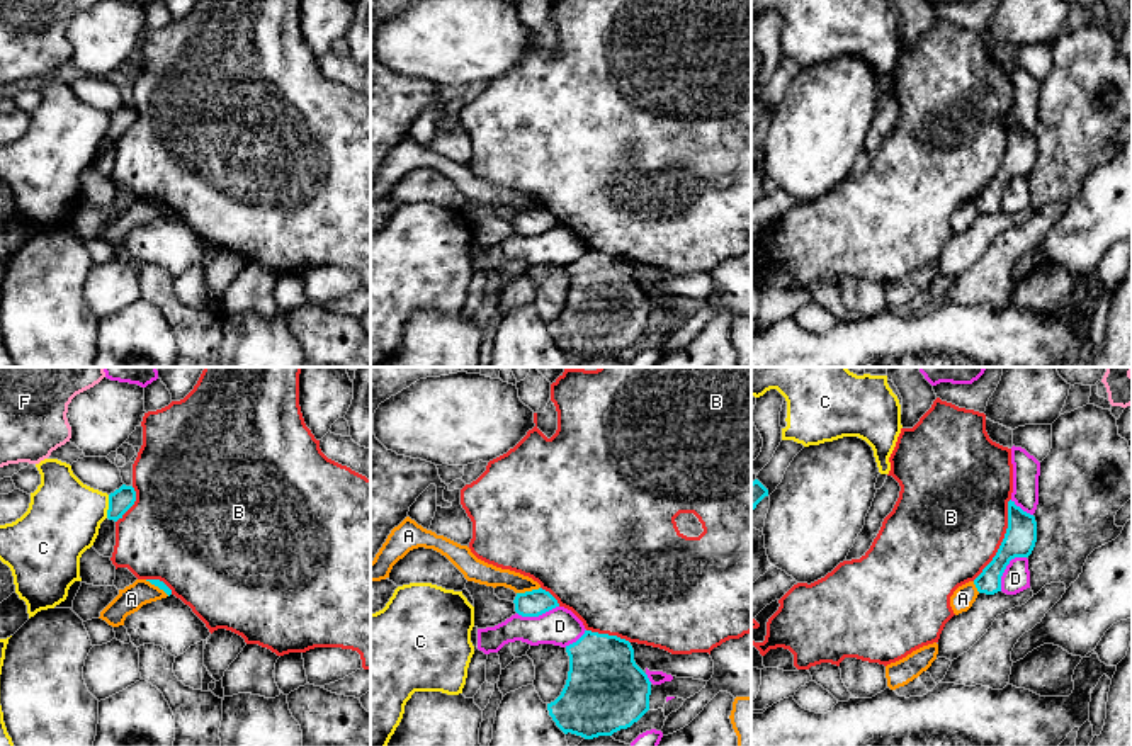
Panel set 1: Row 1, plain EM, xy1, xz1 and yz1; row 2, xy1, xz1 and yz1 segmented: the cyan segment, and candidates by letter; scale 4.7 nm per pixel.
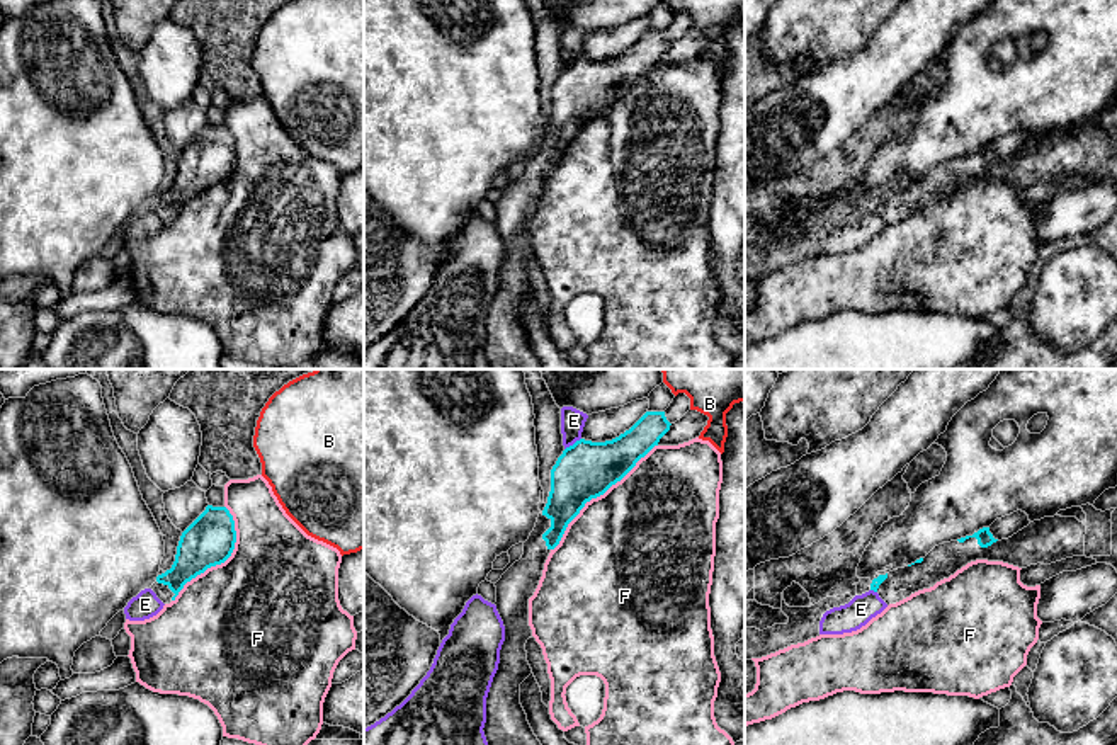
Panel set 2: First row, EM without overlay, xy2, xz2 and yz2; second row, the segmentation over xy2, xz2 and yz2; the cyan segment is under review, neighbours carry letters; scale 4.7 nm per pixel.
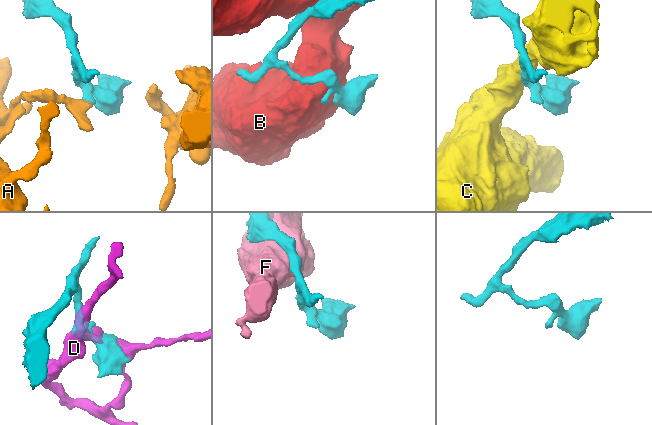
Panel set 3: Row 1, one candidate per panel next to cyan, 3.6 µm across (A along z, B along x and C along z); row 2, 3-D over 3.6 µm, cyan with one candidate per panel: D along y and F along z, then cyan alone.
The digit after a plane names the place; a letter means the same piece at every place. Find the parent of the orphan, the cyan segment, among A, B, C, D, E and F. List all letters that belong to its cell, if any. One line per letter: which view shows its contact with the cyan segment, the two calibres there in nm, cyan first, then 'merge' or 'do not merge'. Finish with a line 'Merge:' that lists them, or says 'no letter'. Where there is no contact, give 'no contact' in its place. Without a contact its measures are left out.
A: xz1 | 130/110 nm | do not merge
B: yz1 | 150/500 nm | do not merge
C: xy1 | 110/360 nm | do not merge
D: yz1 | 150/130 nm | do not merge
E: xz2 | 280/110 nm | do not merge
F: xz2 | 280/480 nm | do not merge
Merge: no letter

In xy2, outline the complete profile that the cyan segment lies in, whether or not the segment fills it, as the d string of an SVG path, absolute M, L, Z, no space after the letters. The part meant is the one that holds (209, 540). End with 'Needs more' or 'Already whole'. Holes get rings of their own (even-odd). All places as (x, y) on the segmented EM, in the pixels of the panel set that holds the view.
M207 505L182 532L175 561L150 587L163 604L175 600L187 582L207 568L224 563L236 543L233 515L226 507Z. Needs more

